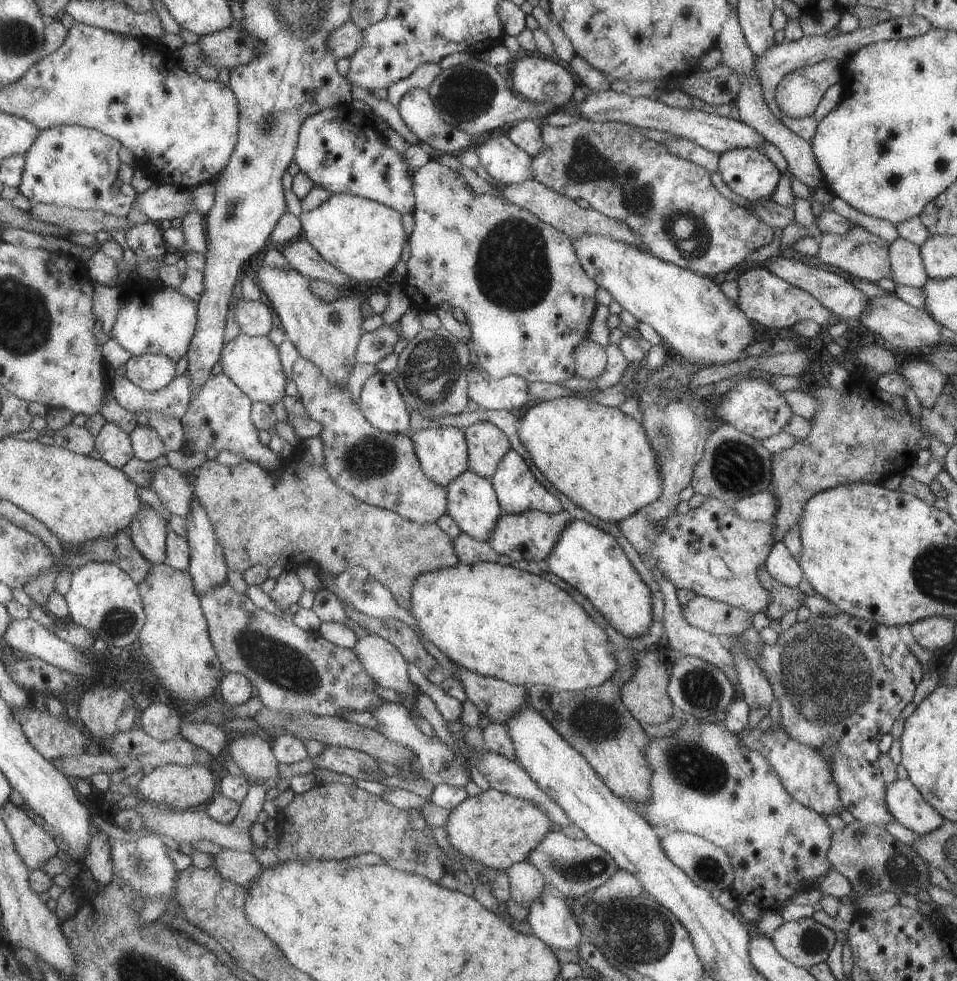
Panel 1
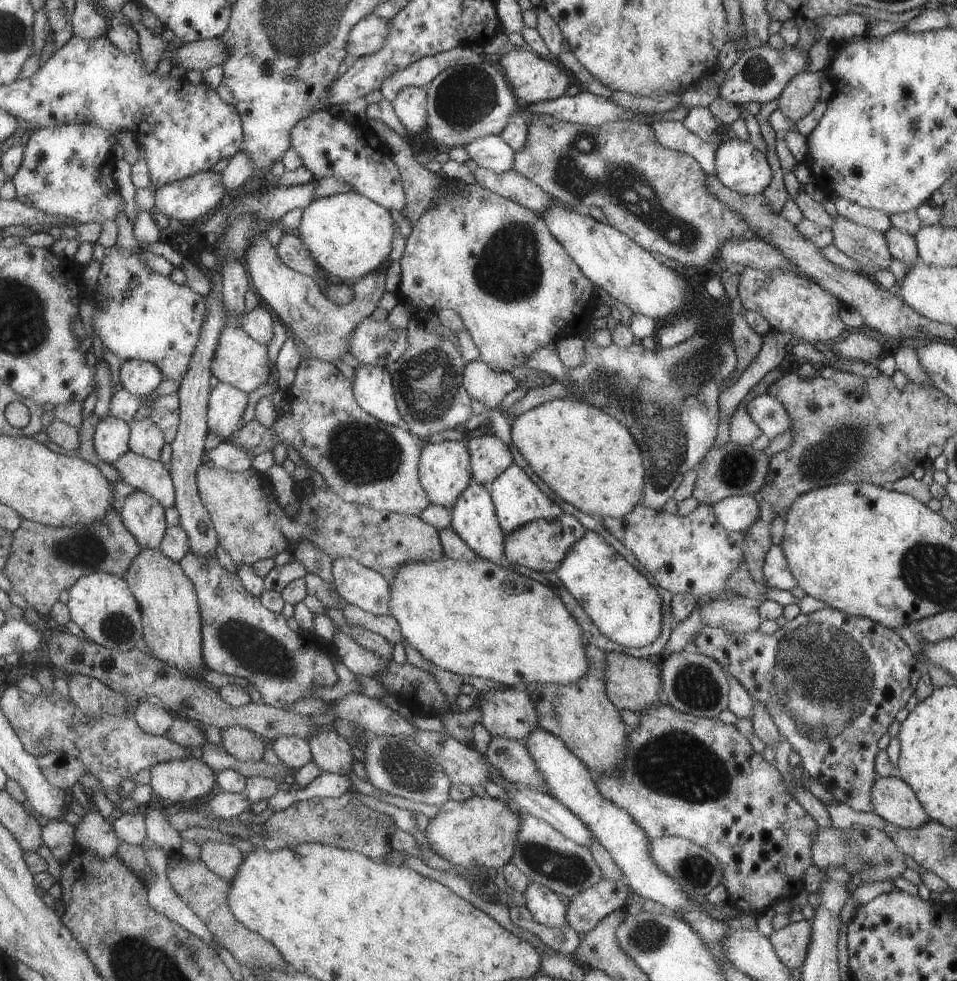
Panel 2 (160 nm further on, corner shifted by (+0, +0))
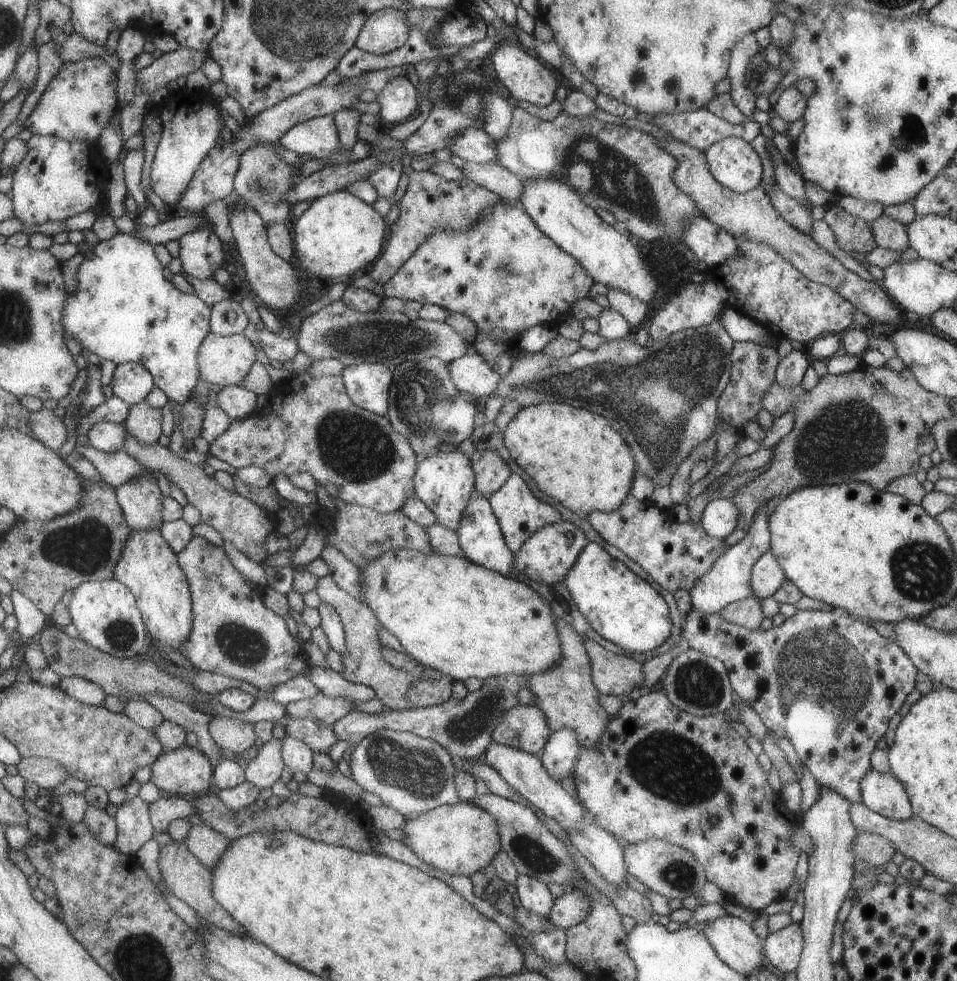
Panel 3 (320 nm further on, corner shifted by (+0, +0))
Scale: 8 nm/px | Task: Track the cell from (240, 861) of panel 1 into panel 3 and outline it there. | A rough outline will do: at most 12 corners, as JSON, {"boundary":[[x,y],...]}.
{"boundary":[[202,822],[191,824],[185,842],[214,869],[230,838]]}

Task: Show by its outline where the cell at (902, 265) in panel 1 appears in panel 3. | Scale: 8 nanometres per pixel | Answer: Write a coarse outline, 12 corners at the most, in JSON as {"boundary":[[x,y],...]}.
{"boundary":[[883,214],[867,224],[876,246],[909,247],[904,224]]}

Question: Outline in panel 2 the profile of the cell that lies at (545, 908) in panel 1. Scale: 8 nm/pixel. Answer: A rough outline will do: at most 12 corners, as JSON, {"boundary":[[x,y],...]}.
{"boundary":[[530,882],[524,906],[537,922],[566,924],[566,906],[546,886]]}

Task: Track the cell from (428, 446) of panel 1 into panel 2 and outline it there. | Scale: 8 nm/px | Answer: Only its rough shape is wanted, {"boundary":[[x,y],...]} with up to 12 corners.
{"boundary":[[464,442],[427,443],[418,481],[450,510],[473,482]]}

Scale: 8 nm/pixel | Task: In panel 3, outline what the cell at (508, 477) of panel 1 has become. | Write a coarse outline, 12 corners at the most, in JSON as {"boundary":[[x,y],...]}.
{"boundary":[[516,474],[487,498],[514,553],[562,520]]}

